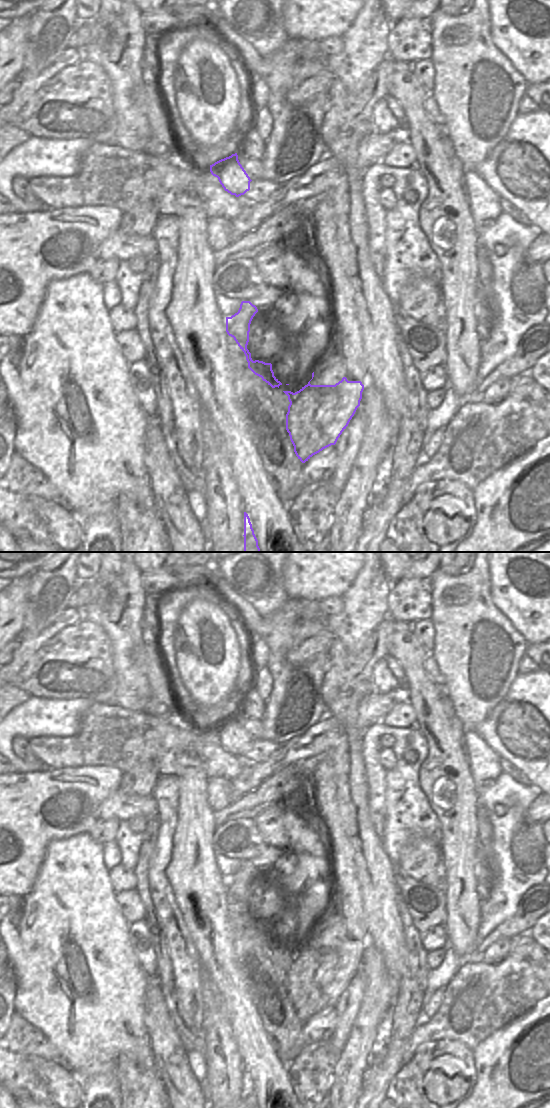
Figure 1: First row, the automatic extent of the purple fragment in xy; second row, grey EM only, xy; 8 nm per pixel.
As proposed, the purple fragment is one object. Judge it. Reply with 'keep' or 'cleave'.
cleave

